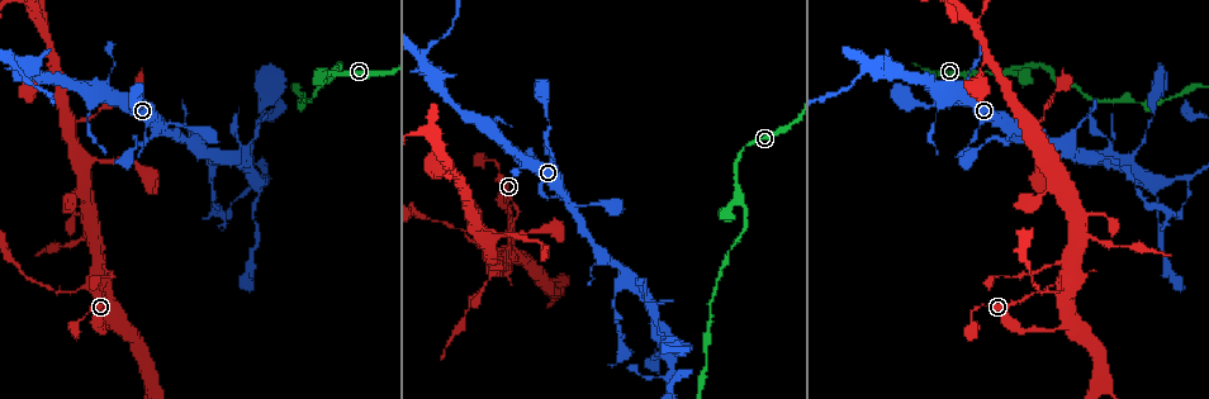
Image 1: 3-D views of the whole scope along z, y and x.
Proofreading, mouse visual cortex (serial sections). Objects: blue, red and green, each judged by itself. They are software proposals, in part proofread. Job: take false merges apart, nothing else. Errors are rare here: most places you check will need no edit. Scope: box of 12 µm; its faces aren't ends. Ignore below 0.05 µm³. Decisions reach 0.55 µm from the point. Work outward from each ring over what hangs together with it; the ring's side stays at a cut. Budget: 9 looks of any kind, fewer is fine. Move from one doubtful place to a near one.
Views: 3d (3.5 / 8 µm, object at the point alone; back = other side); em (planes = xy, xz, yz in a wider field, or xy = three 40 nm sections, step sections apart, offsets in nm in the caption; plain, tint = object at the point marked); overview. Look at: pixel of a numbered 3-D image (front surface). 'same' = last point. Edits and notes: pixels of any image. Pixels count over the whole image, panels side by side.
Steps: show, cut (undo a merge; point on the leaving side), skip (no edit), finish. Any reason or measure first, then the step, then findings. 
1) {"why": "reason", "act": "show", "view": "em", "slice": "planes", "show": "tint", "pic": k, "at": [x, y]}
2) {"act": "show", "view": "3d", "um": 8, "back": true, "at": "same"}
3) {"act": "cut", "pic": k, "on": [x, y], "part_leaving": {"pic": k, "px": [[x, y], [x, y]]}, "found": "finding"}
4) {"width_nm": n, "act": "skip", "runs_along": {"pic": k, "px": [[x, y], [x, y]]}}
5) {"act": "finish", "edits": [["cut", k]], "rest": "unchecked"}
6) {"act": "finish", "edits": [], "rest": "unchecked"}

{"why": "three-way junction", "act": "show", "view": "3d", "um": 3.5, "pic": 1, "at": [69, 129]}

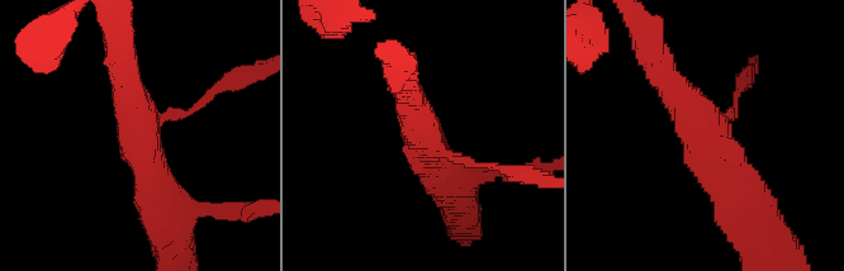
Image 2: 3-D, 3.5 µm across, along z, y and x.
{"arms": 3, "arm_widths_nm": [150, 400, 500], "why": "now the EM", "act": "show", "view": "em", "slice": "xy", "step": 1, "show": "tint", "pic": 2, "at": [424, 138]}

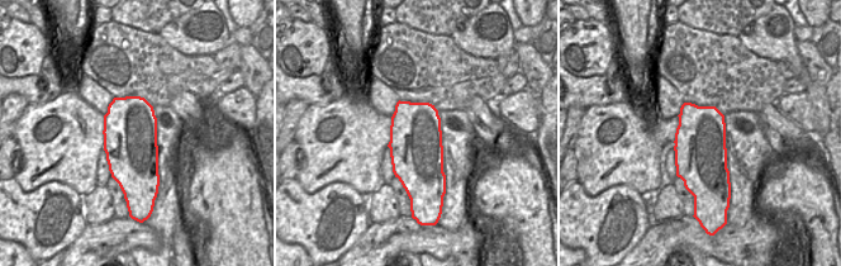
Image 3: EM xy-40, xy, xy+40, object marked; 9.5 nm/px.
{"act": "skip", "found": "all the same cell"}

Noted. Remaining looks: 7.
{"why": "thin neck", "act": "show", "view": "3d", "um": 3.5, "pic": 1, "at": [77, 239]}

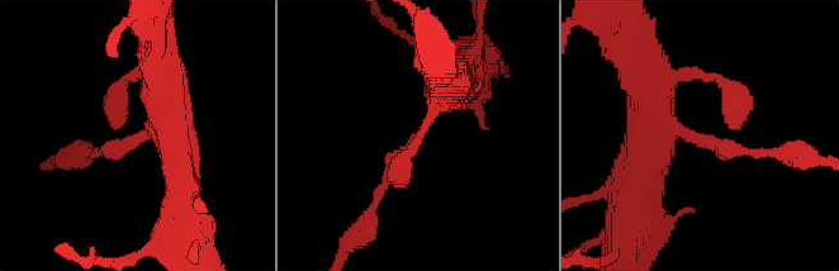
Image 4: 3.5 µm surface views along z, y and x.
{"arm_widths_nm": [100, 450], "act": "skip", "runs_along": {"pic": 4, "px": [[461, 86], [398, 160], [375, 205]]}, "found": "one cell here"}

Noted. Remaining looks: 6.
{"why": "a narrow waist", "act": "show", "view": "3d", "um": 8, "pic": 1, "at": [615, 303]}

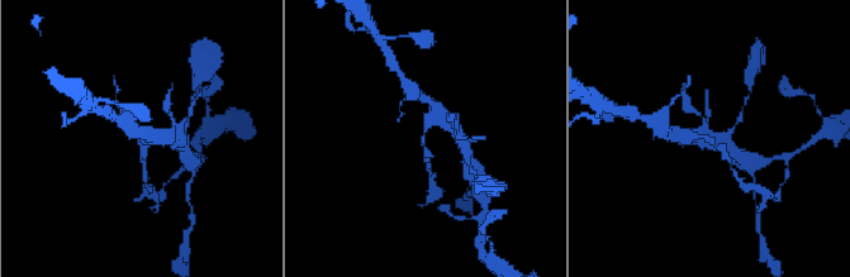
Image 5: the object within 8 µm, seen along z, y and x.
{"why": "zoom in", "act": "show", "view": "3d", "um": 3.5, "back": true, "pic": 5, "at": [424, 140]}

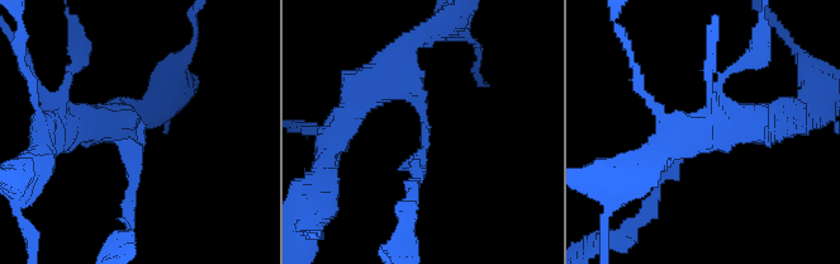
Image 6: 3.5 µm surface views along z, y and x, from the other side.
{"arm_widths_nm": [200, 400], "act": "show", "view": "em", "slice": "xy", "step": 1, "show": "tint", "pic": 6, "at": [428, 125]}

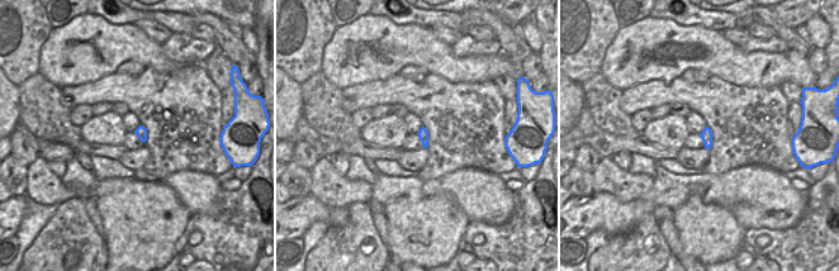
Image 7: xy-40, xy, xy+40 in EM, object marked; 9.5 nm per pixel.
{"act": "skip", "runs_along": {"pic": 6, "px": [[782, 125], [711, 125], [659, 183]]}, "found": "all the same cell"}

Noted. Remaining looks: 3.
{"why": "abrupt turn", "act": "show", "view": "3d", "um": 8, "pic": 1, "at": [735, 198]}

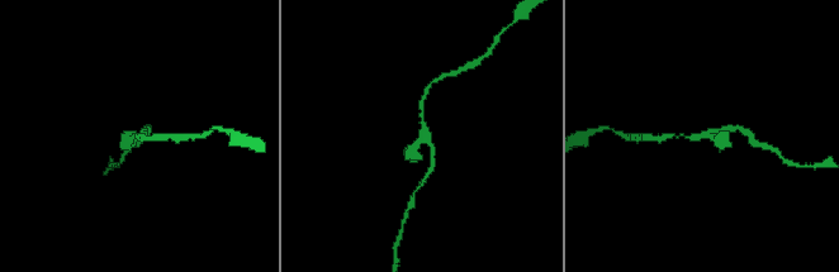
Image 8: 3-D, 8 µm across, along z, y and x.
{"act": "show", "view": "3d", "um": 3.5, "pic": 8, "at": [422, 140]}

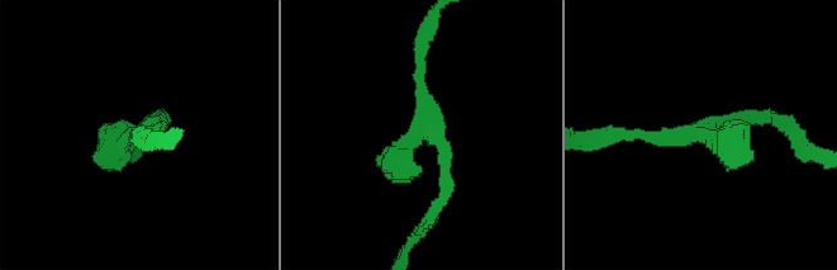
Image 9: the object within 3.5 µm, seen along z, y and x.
{"why": "now the EM", "act": "show", "view": "em", "slice": "planes", "show": "tint", "pic": 9, "at": [425, 131]}

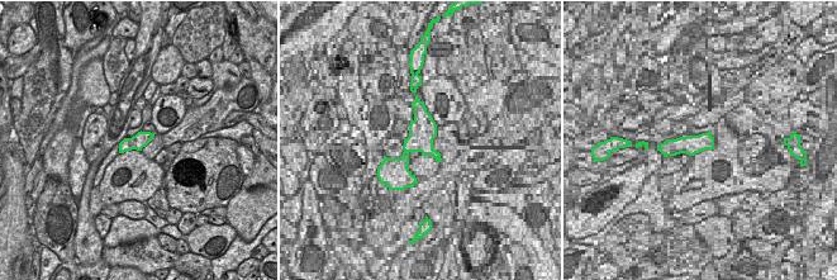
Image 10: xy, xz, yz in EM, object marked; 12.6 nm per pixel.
{"act": "skip", "runs_along": {"pic": 9, "px": [[422, 50], [426, 131], [446, 150], [438, 204]]}, "found": "all the same cell"}

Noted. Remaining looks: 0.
{"act": "finish", "edits": [], "rest": "unchecked"}

